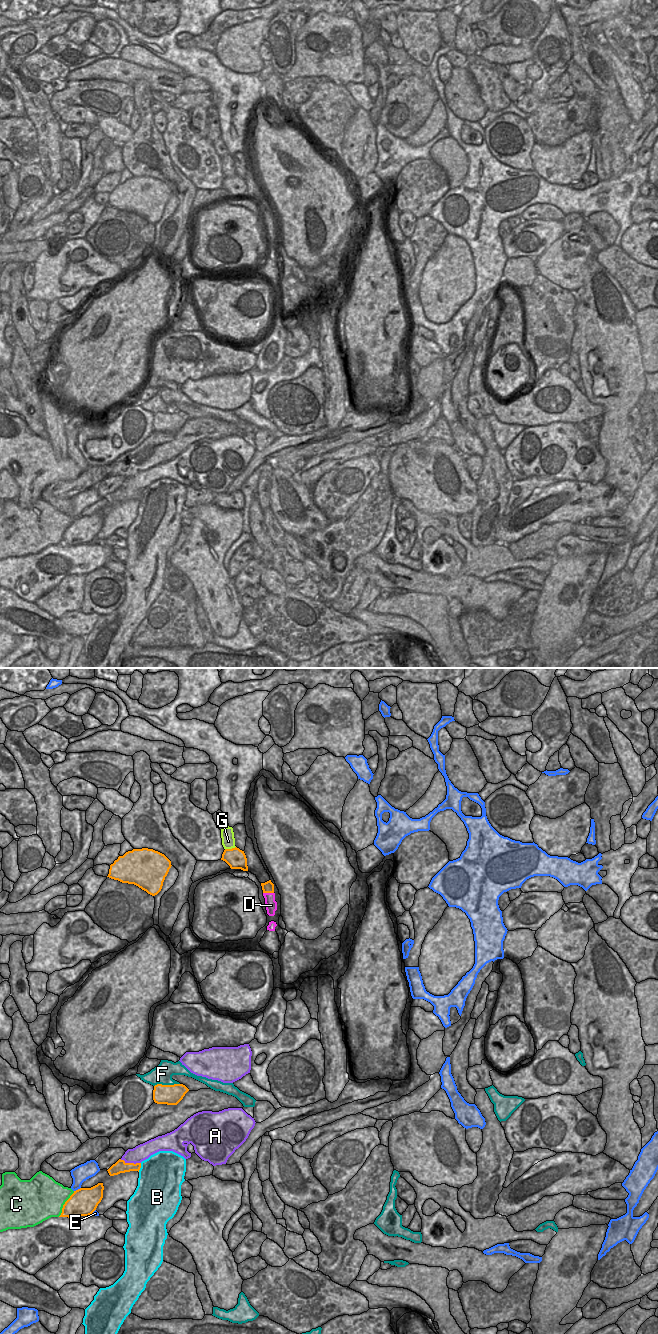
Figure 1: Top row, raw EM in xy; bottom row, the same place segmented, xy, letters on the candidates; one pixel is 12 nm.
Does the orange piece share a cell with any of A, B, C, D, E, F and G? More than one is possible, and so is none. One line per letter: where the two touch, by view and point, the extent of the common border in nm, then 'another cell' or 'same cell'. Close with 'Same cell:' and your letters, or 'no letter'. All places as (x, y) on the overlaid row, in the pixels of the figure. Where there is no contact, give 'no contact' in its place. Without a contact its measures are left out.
A: xy (130, 1163) | 260 nm | another cell
B: xy (140, 1167) | 110 nm | another cell
C: xy (64, 1204) | 360 nm | another cell
D: xy (268, 892) | 130 nm | another cell
E: xy (78, 1189) | 100 nm | another cell
F: xy (166, 1085) | 320 nm | another cell
G: xy (230, 849) | 140 nm | another cell
Same cell: no letter

